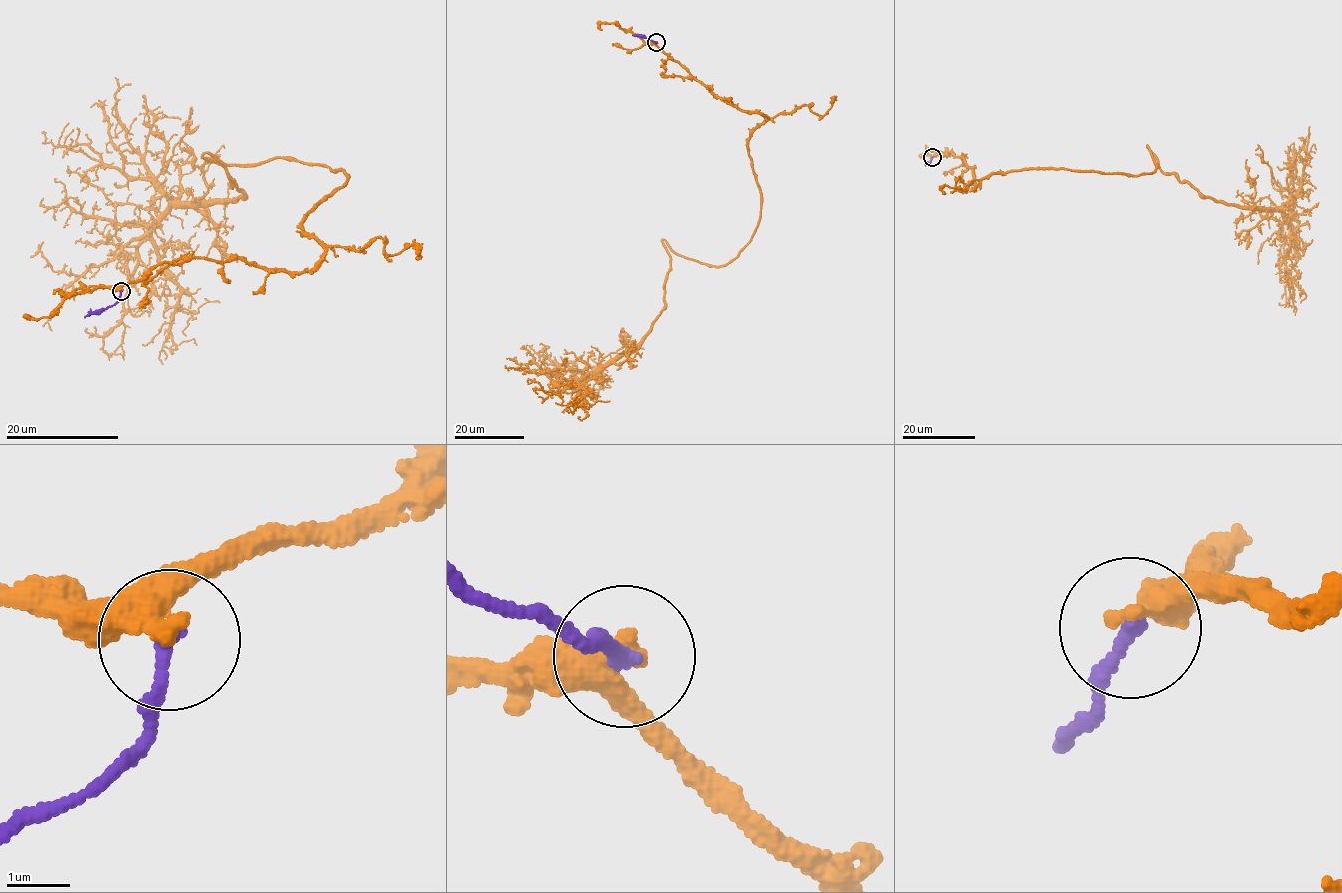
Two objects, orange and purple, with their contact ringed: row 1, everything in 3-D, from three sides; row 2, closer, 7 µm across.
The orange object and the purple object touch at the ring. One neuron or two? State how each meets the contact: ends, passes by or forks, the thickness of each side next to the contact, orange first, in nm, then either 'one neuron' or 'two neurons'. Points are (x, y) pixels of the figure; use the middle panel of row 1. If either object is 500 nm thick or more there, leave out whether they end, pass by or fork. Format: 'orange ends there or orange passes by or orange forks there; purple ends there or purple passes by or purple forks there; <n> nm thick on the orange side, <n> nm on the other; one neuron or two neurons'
orange passes by; purple ends there; 300 nm thick on the orange side, 240 nm on the other; two neurons

